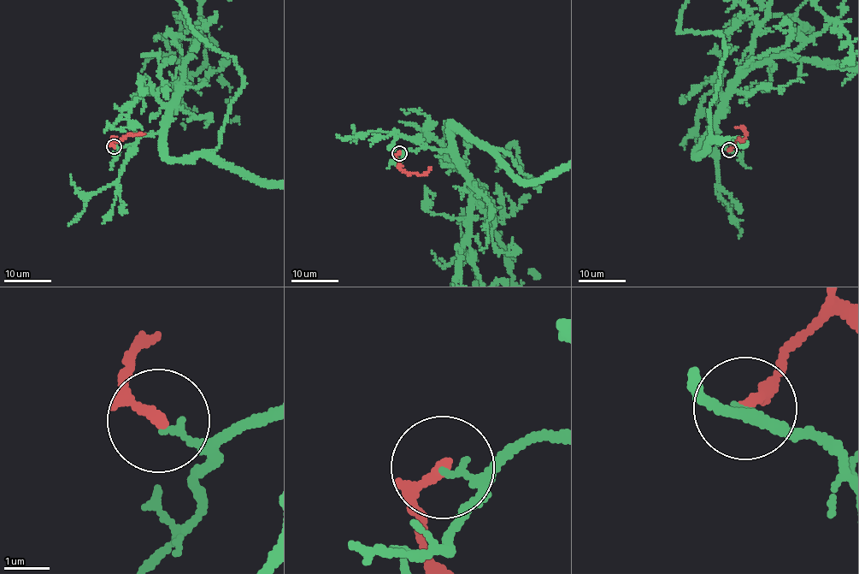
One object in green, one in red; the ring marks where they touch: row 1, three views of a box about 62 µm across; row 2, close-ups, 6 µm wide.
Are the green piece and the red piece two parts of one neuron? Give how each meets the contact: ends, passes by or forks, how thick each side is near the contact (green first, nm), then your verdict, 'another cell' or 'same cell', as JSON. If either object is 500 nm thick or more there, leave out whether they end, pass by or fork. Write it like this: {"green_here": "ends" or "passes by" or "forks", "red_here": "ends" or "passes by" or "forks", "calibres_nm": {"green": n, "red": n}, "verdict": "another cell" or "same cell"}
{"green_here": "ends", "red_here": "ends", "calibres_nm": {"green": 140, "red": 240}, "verdict": "another cell"}

